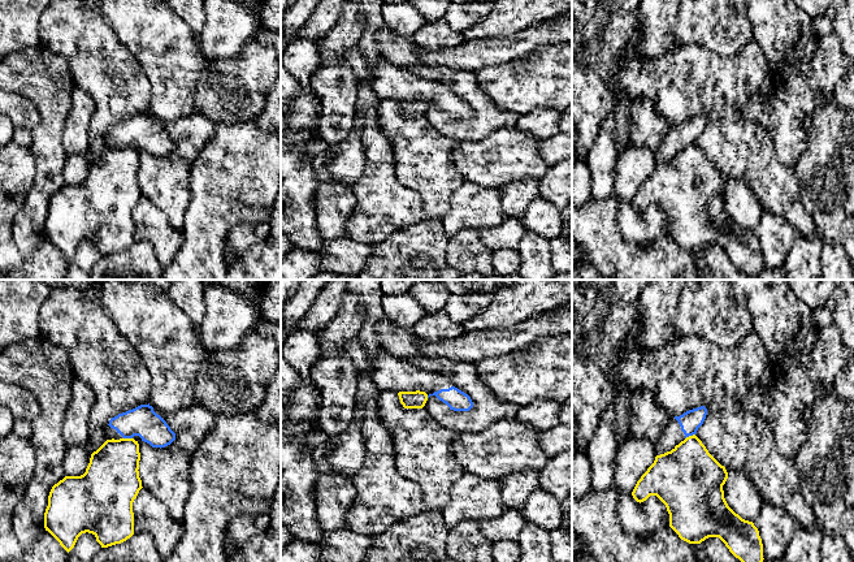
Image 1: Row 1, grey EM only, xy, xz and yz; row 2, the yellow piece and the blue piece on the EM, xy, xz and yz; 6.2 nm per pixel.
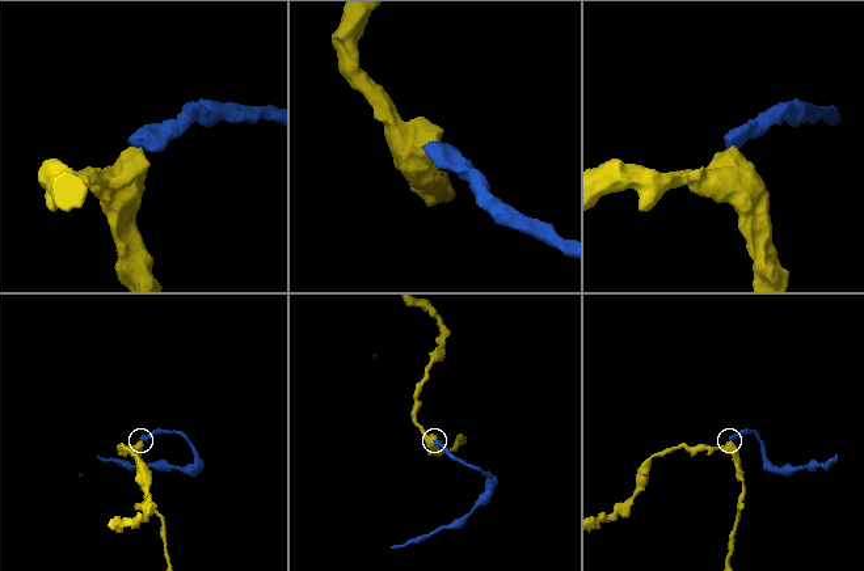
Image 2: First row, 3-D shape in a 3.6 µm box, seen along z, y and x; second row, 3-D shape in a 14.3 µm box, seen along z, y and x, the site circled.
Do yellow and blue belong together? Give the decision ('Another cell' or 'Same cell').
Another cell

